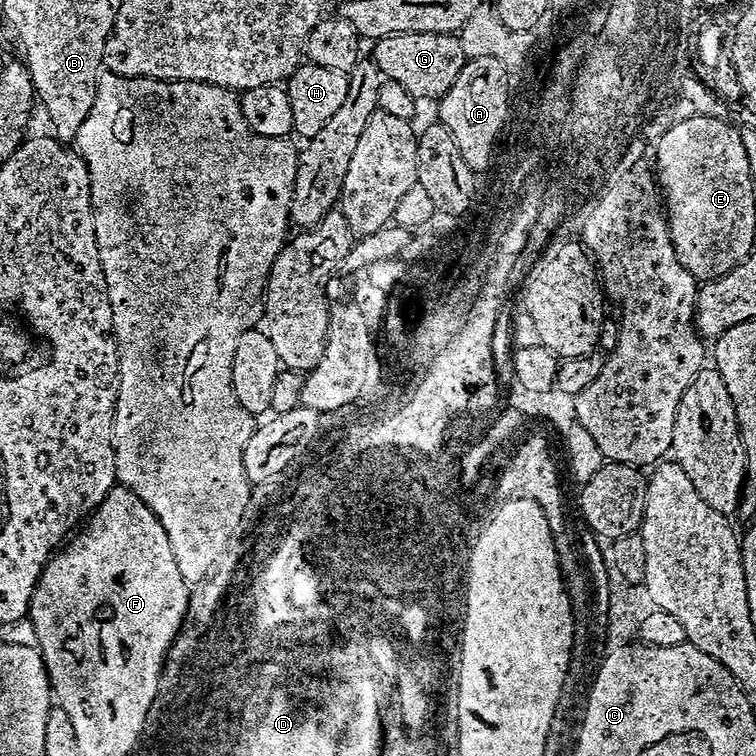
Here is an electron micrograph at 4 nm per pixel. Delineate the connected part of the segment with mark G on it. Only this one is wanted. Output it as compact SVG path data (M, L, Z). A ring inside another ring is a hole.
M394 34L375 41L371 48L370 59L378 66L381 77L398 82L420 102L436 102L447 94L466 59L456 34Z

